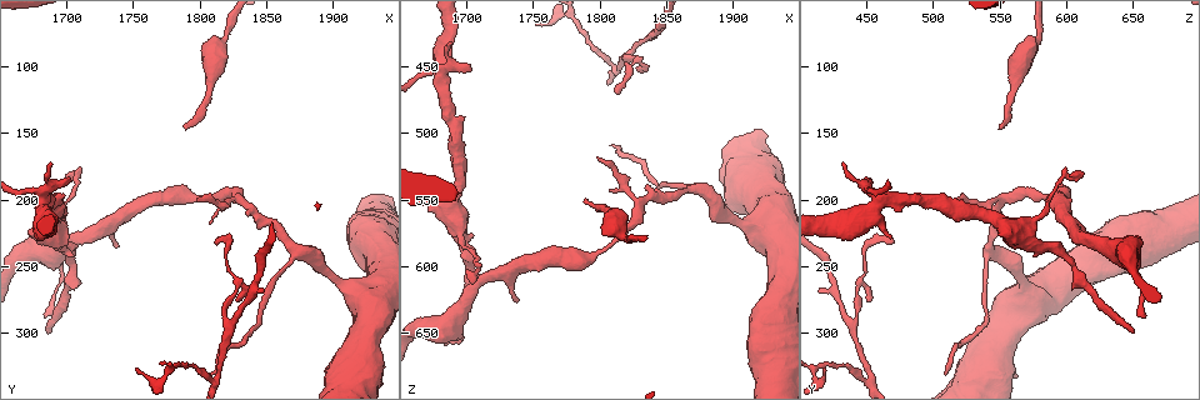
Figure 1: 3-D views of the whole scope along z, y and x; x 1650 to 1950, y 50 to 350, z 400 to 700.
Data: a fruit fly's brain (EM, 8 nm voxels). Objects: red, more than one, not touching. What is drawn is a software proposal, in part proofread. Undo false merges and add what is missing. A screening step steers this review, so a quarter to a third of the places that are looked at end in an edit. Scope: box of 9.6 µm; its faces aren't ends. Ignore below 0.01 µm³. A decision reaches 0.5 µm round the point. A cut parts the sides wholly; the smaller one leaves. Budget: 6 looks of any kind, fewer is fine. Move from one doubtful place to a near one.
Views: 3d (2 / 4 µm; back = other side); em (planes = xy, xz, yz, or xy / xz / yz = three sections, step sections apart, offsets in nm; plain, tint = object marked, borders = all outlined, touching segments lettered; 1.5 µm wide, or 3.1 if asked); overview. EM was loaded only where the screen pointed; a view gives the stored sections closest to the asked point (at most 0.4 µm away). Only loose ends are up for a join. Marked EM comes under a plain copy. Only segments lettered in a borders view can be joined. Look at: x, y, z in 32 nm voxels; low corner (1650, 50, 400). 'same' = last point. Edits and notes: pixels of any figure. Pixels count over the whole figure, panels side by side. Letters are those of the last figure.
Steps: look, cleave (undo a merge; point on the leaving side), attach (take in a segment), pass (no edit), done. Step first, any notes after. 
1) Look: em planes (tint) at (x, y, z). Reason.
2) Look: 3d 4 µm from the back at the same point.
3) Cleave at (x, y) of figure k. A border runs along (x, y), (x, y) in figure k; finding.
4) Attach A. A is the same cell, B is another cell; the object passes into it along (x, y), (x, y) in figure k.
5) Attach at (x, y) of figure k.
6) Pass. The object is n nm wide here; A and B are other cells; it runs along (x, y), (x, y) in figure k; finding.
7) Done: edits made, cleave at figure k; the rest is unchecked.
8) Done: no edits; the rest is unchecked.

Look: 3d 4 µm at (1800, 198, 586). A narrow waist.

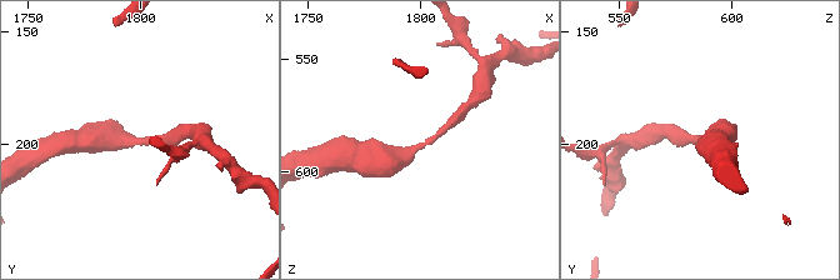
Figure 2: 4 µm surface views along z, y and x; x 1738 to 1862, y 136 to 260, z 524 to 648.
Look: em planes (borders) at (1802, 197, 587). The arms are 220, 380 nm wide; now the EM.

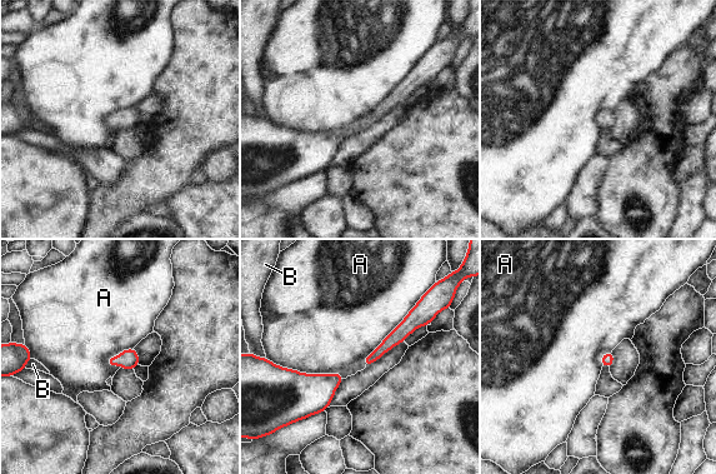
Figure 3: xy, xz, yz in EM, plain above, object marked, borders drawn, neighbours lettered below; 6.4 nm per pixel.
Pass. A and B are other cells; a border runs along (421, 298), (364, 359), (365, 367) in figure 3; one cell here.

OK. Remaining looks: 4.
Look: em planes (borders) at (1788, 146, 550). Free end.

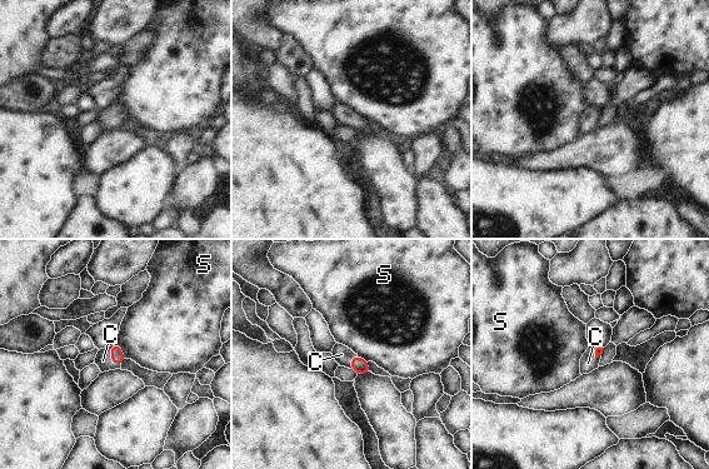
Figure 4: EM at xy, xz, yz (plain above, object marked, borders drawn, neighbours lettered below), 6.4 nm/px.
Attach at (103, 360) of figure 4. The longest contact is with C, 140 nm; C is the same cell, S is another cell; the object passes into it along (116, 357), (110, 358), (103, 360) in figure 4; the cell continues.

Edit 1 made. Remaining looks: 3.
Look: em planes (borders) at (1808, 332, 510). Long arm stops here.

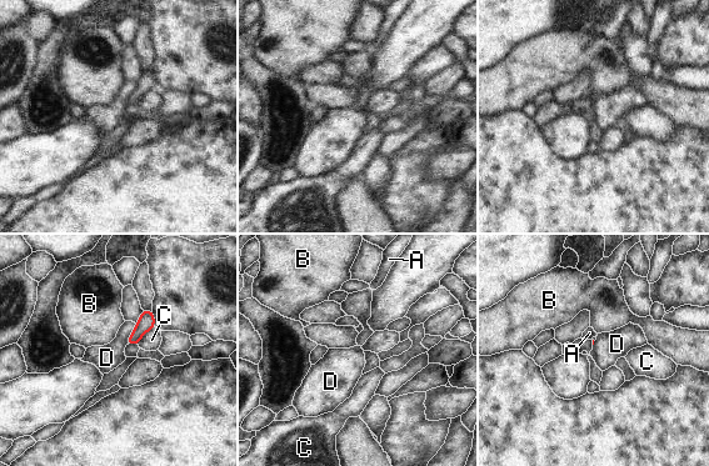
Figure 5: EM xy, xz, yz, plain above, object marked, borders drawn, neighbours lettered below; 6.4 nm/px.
Pass. A, B, C and D are other cells; none of them fits.

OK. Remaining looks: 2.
Done: edits made, attach at figure 4; the rest is unchecked.

